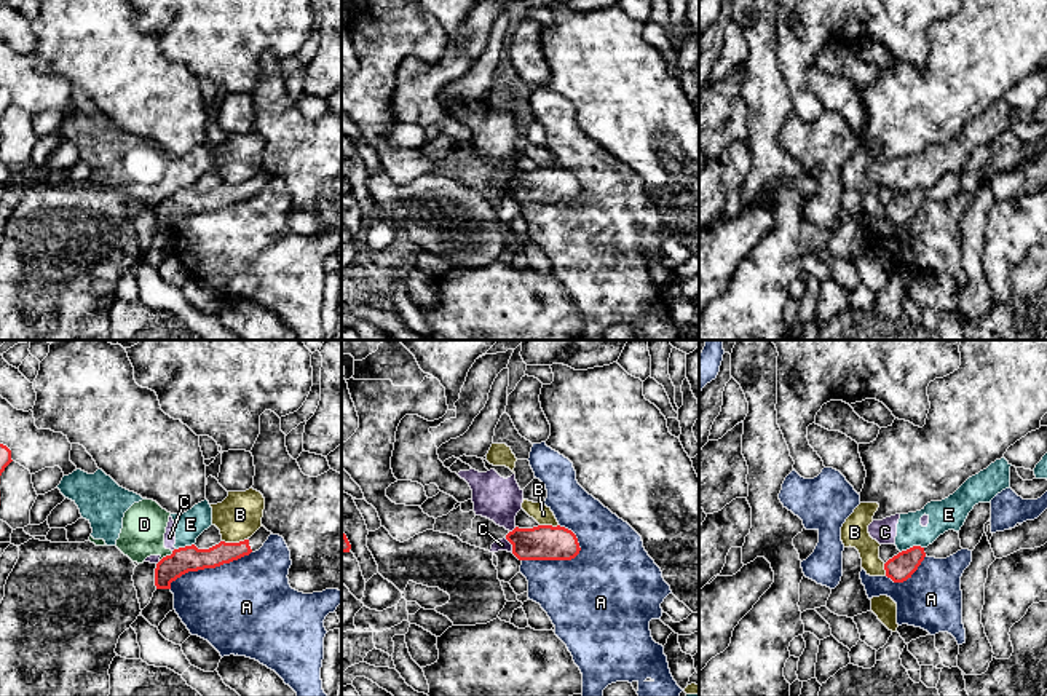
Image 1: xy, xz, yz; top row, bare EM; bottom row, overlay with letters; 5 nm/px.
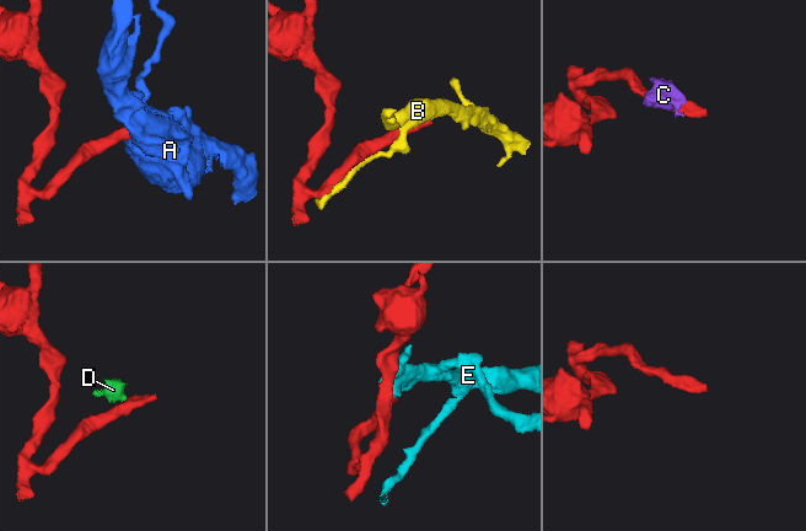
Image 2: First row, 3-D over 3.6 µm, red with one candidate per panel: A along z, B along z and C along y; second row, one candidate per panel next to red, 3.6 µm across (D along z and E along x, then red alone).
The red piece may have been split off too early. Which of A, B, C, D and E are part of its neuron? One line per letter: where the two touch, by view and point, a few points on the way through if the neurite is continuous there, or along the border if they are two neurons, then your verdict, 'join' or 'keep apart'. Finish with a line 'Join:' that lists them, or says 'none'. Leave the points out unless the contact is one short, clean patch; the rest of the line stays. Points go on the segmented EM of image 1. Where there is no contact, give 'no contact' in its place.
A: xz (553, 559) | along xz (581, 548), (570, 559), (522, 561) | keep apart
B: xy (233, 543) | keep apart
C: xz (511, 543) | along xz (505, 538), (513, 551) | keep apart
D: xy (166, 556) | along xy (173, 551), (160, 561) | keep apart
E: yz (913, 546) | along yz (923, 546), (910, 546), (900, 553) | keep apart
Join: none

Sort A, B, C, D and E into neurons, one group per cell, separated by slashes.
A / B / C D E

